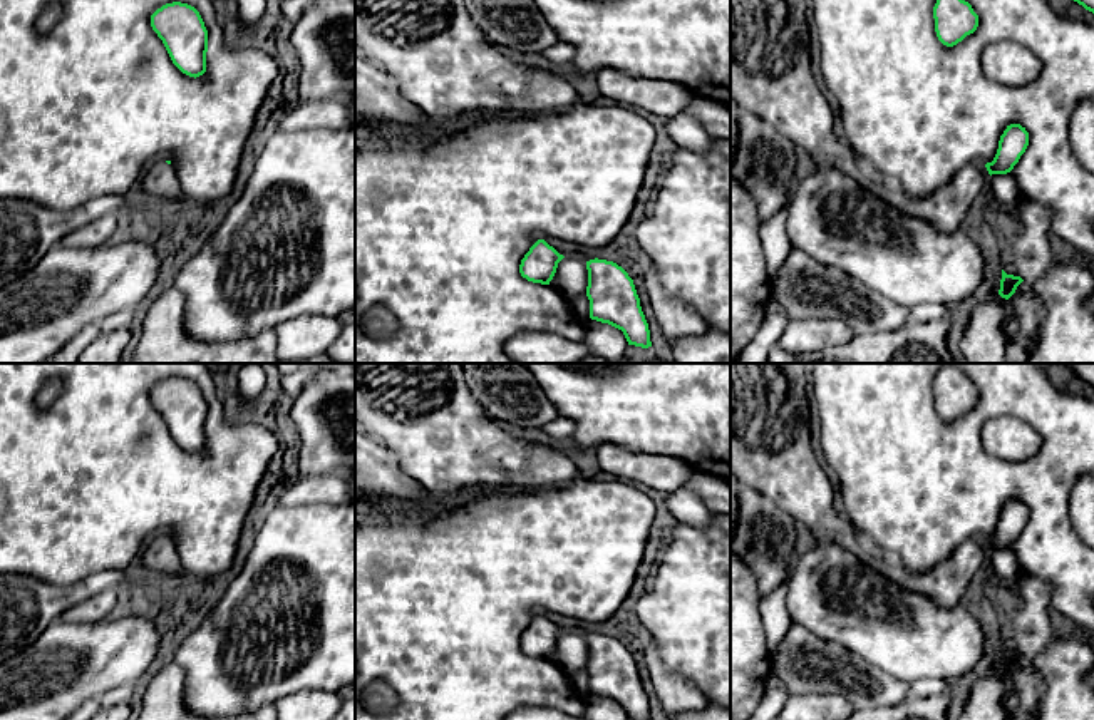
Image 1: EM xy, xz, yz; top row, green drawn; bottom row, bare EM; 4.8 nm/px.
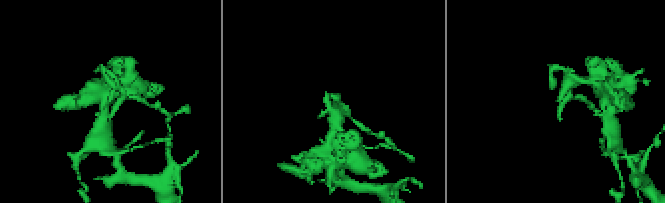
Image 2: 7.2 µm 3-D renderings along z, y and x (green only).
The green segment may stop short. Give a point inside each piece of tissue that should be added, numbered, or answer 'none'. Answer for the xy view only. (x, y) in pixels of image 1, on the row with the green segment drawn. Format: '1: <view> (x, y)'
1: xy (159, 180)

